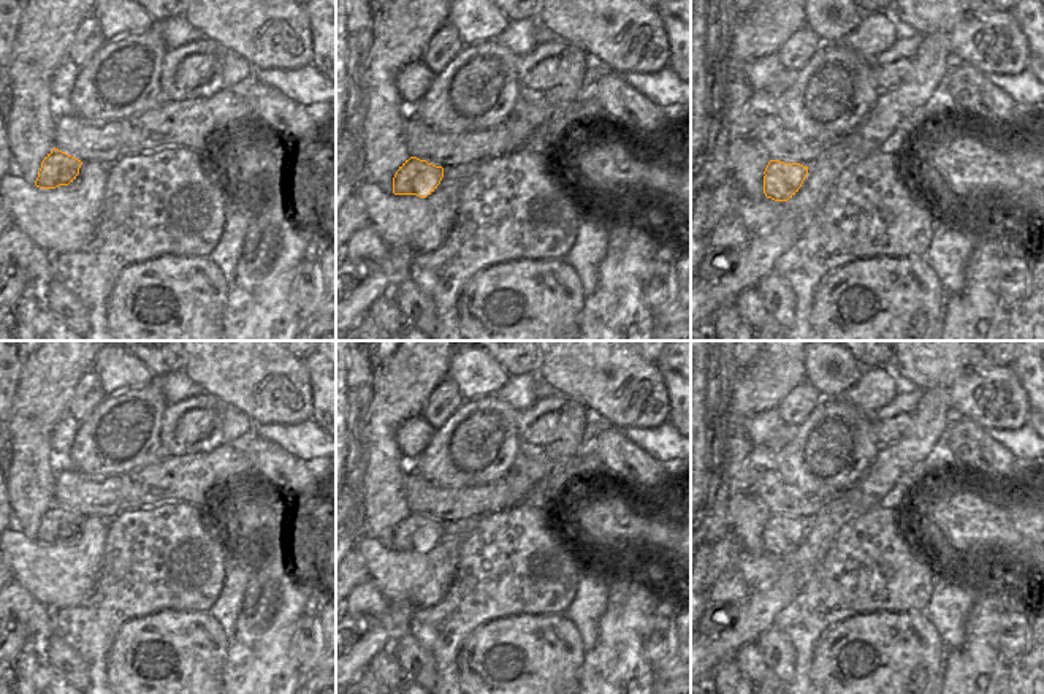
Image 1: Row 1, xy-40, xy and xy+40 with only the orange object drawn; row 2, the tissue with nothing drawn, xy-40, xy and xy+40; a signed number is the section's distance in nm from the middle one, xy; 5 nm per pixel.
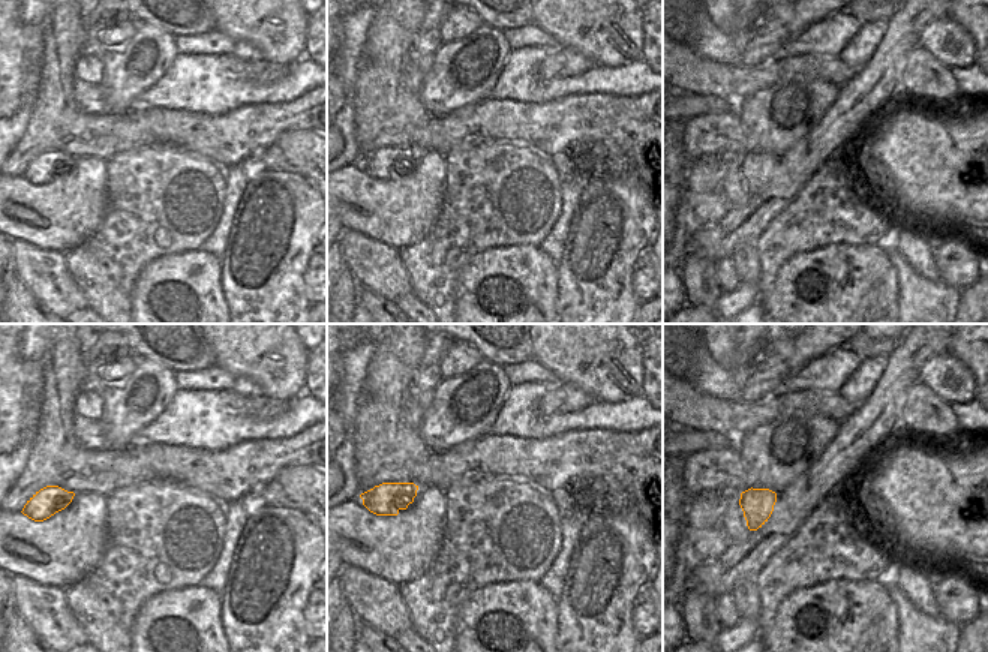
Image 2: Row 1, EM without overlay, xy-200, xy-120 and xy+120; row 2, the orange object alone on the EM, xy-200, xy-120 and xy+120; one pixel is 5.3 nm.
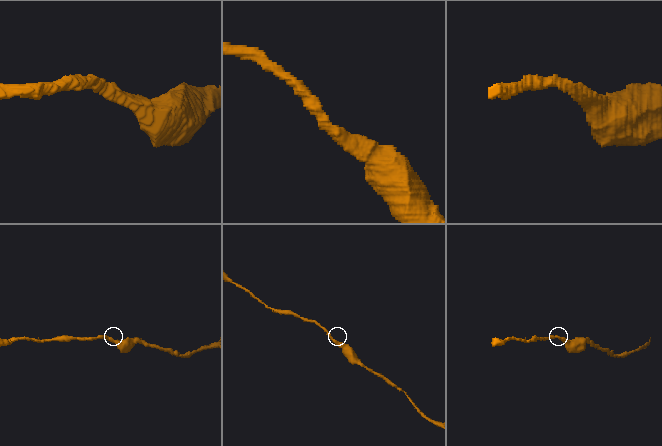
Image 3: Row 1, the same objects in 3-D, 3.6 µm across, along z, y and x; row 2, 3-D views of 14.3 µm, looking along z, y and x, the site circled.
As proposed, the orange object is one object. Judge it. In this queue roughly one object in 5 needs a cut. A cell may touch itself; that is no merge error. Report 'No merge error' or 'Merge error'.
No merge error.

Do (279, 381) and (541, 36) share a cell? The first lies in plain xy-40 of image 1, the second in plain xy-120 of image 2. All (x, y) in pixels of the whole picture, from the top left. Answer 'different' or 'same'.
different

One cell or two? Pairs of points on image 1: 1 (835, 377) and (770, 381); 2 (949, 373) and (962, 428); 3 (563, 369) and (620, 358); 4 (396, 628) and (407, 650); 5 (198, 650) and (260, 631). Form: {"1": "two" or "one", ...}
{"1": "two", "2": "two", "3": "one", "4": "two", "5": "two"}

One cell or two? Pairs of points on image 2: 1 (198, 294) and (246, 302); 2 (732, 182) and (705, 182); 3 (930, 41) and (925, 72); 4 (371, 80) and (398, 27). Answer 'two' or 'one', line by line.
1: two
2: two
3: two
4: one

